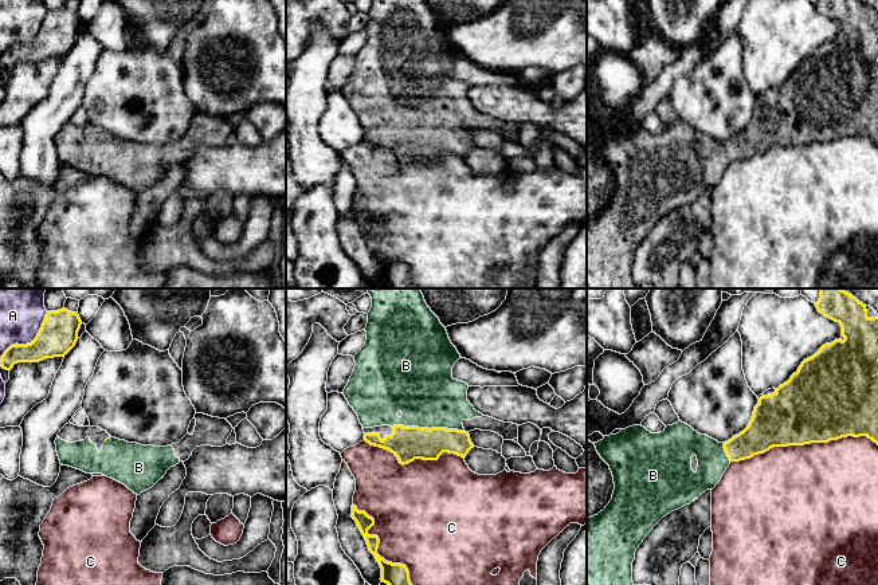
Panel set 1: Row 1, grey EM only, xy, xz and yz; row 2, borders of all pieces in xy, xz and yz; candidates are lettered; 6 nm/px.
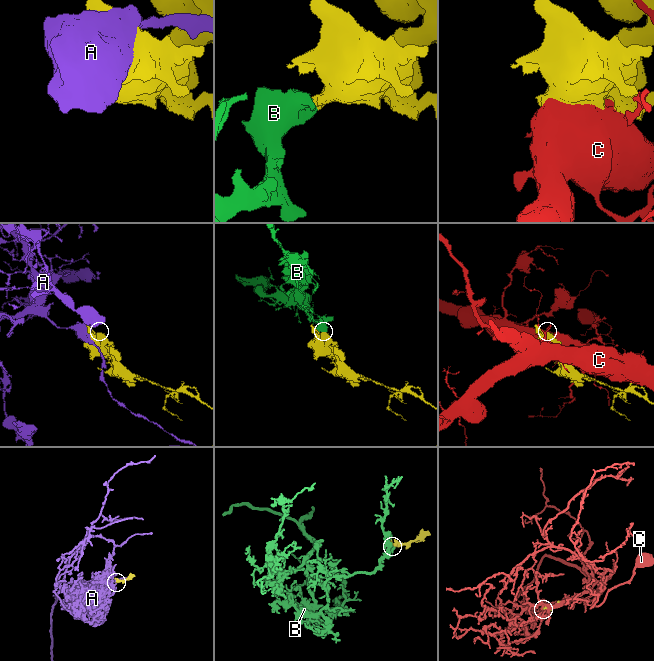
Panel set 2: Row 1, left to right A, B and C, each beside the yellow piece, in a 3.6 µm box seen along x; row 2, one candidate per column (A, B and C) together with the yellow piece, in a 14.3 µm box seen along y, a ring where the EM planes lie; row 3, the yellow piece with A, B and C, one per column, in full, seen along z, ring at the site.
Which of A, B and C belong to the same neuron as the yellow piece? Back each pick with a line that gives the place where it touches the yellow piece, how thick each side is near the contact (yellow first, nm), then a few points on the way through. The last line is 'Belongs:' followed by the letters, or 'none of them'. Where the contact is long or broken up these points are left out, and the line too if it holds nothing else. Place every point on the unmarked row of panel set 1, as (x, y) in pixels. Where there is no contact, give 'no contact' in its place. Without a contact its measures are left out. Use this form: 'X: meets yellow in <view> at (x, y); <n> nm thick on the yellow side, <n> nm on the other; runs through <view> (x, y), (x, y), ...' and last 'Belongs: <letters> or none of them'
B: meets yellow in xz at (427, 128); 200 nm thick on the yellow side, 380 nm on the other; runs through xz (408, 142), (427, 128), (422, 87)
Belongs: B

